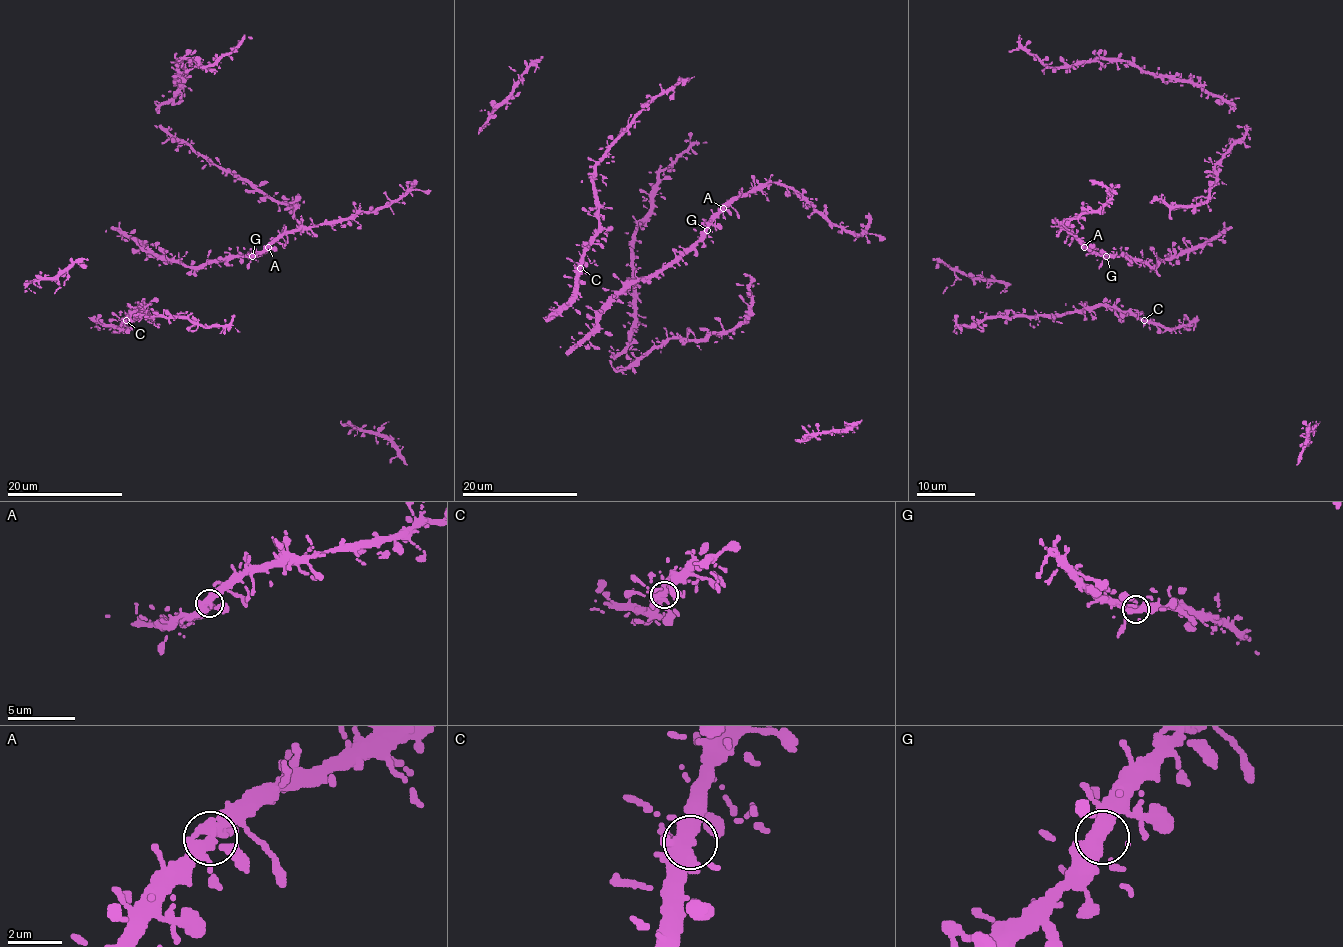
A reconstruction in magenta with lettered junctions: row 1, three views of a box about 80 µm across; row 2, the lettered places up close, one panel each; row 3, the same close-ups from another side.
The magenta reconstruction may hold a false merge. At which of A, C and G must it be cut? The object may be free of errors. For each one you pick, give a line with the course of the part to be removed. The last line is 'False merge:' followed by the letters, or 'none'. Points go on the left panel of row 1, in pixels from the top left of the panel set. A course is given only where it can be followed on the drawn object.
False merge: none

